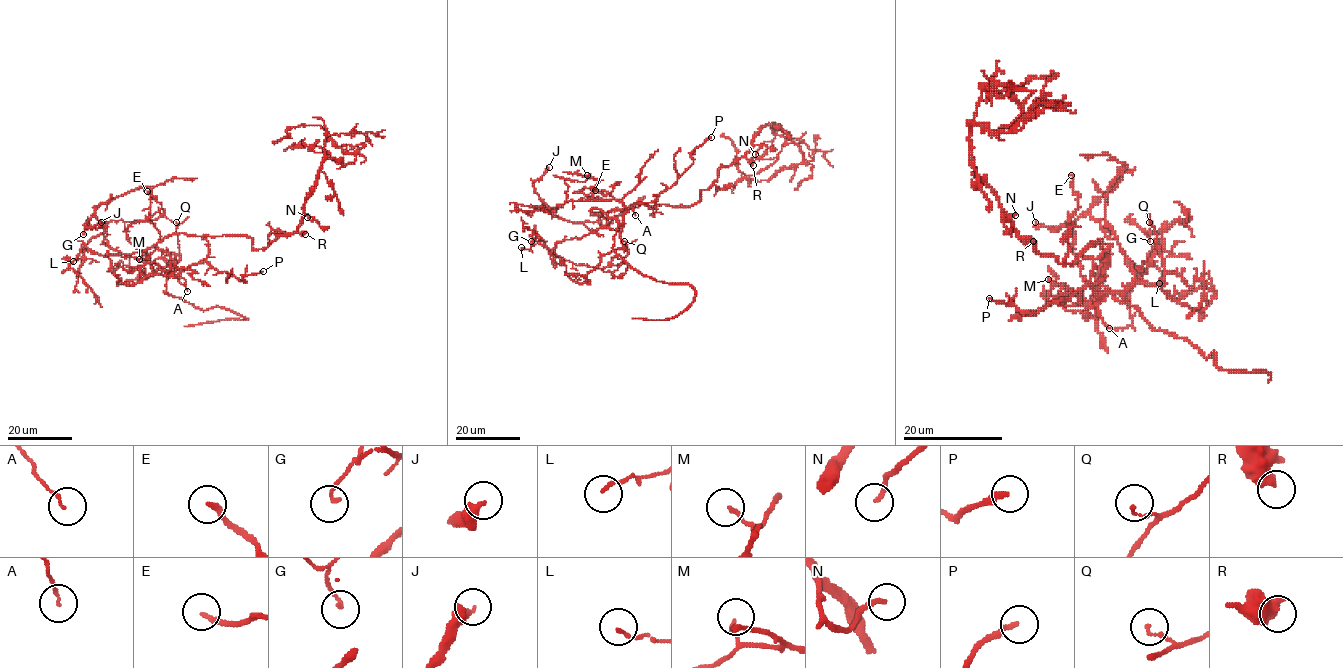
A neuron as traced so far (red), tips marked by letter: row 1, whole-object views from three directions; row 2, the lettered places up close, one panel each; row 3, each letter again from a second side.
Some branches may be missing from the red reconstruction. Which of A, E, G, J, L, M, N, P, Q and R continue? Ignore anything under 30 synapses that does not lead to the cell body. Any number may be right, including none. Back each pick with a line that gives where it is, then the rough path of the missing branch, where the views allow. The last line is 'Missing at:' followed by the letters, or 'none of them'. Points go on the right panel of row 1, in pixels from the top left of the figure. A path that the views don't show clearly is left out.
Missing at: none of them

